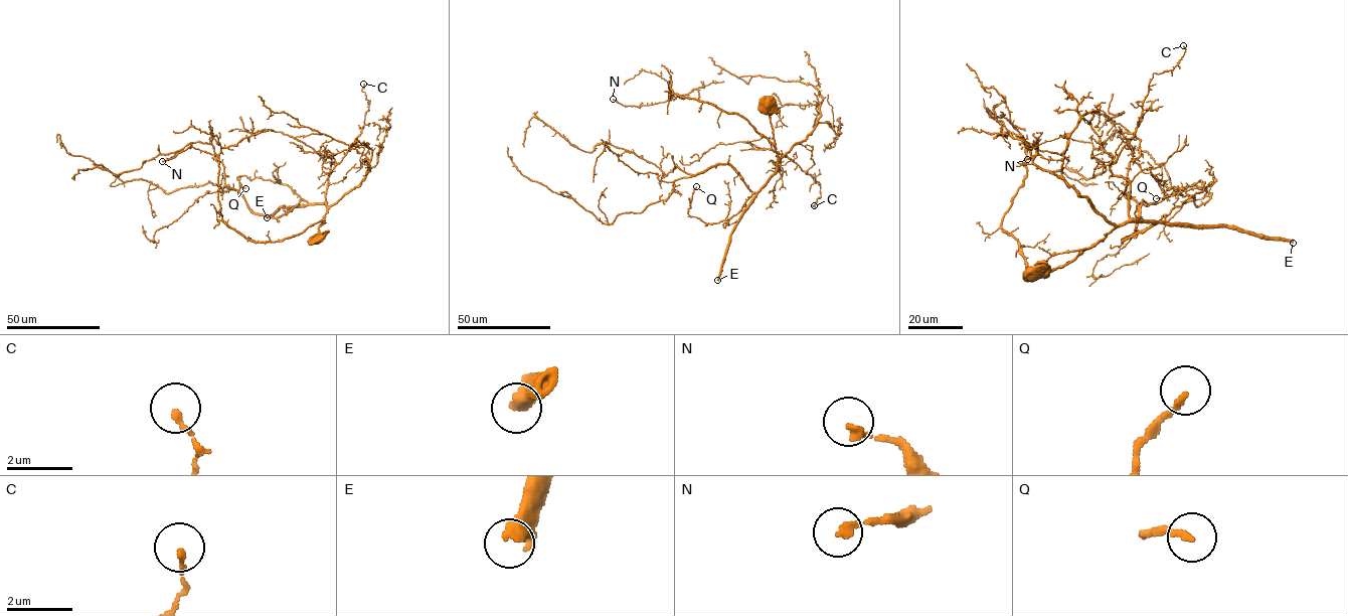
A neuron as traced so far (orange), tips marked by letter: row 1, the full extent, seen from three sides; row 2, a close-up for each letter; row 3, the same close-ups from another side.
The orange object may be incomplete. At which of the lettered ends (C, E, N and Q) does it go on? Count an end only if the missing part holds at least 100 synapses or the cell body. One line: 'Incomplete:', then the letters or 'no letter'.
Incomplete: E

